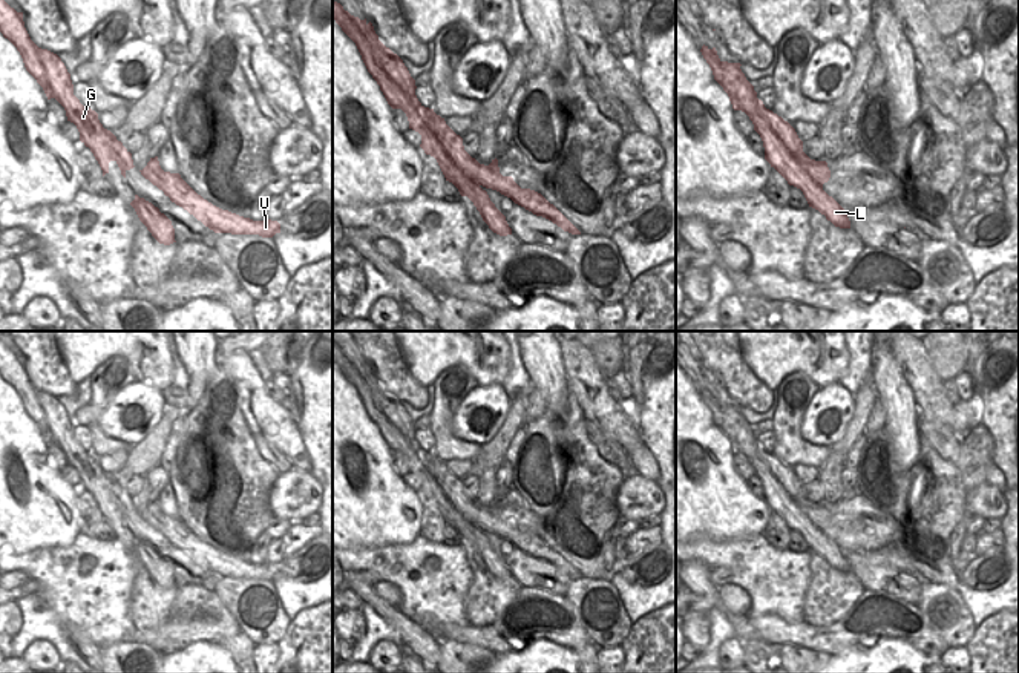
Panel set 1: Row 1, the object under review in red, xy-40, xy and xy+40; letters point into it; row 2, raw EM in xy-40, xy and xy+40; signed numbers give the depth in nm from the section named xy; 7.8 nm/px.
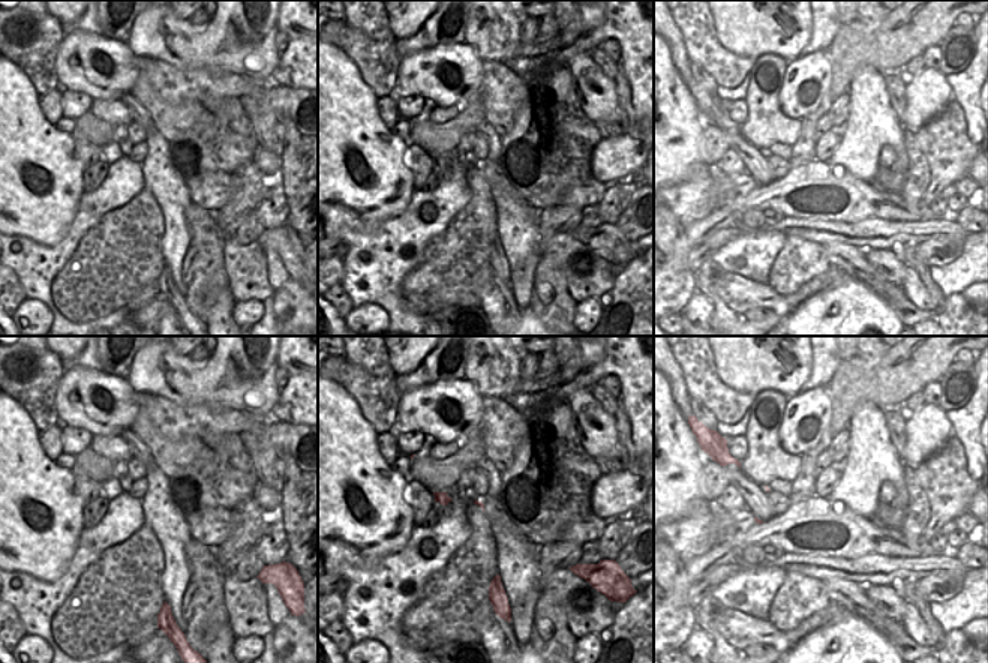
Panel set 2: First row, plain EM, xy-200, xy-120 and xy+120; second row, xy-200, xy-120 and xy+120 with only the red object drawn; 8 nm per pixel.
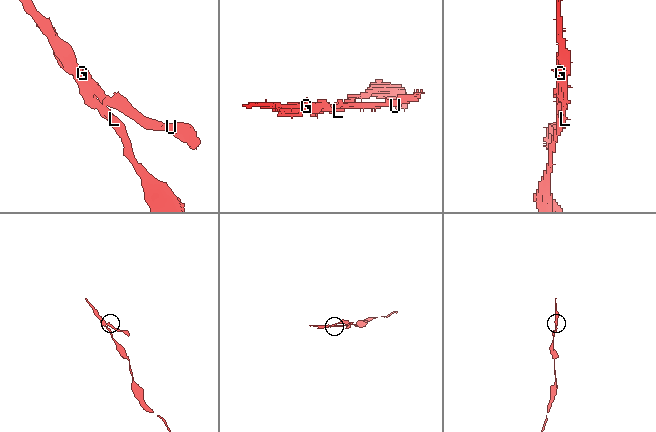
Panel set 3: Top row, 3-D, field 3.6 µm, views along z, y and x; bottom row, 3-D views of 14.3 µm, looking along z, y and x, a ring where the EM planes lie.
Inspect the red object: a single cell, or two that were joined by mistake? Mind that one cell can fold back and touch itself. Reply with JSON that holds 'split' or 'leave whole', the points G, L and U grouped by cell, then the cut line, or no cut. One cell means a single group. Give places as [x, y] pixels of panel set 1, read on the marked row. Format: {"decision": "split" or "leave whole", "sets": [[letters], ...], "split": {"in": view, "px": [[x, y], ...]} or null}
{"decision": "split", "sets": [["G", "L"], ["U"]], "split": {"in": "xy", "px": [[483, 164], [477, 172], [478, 184]]}}

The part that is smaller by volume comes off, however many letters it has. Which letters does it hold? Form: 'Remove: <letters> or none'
Remove: U

